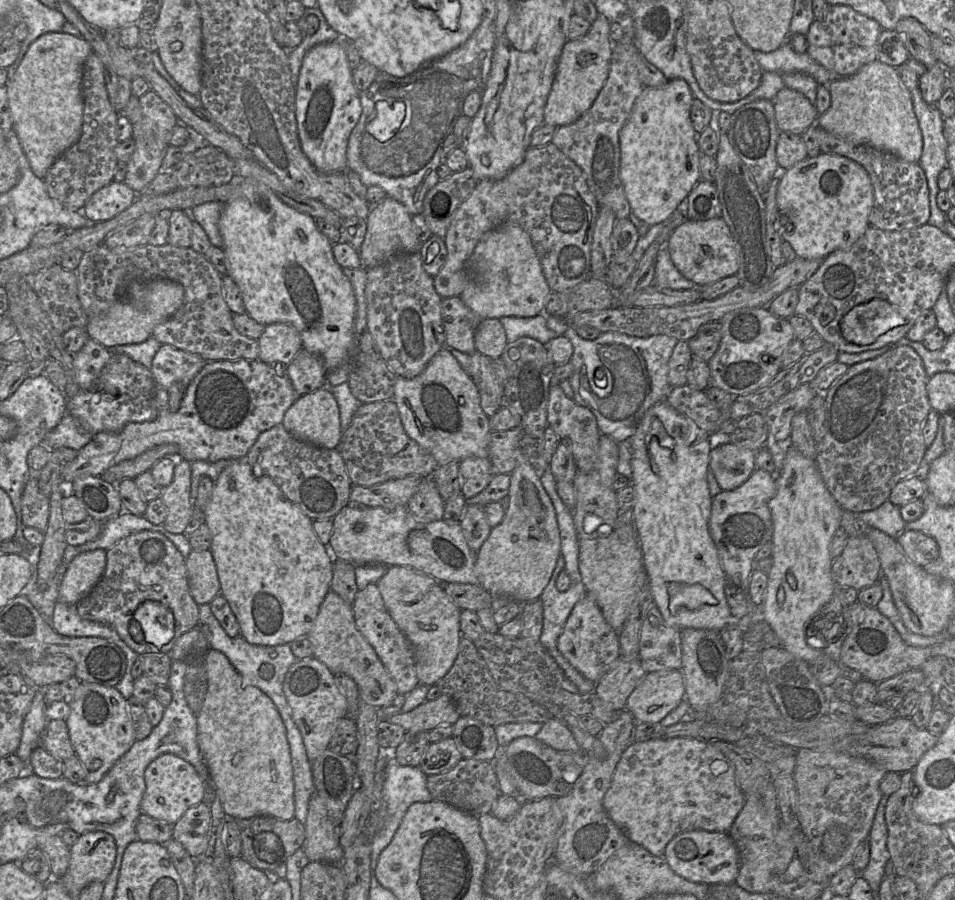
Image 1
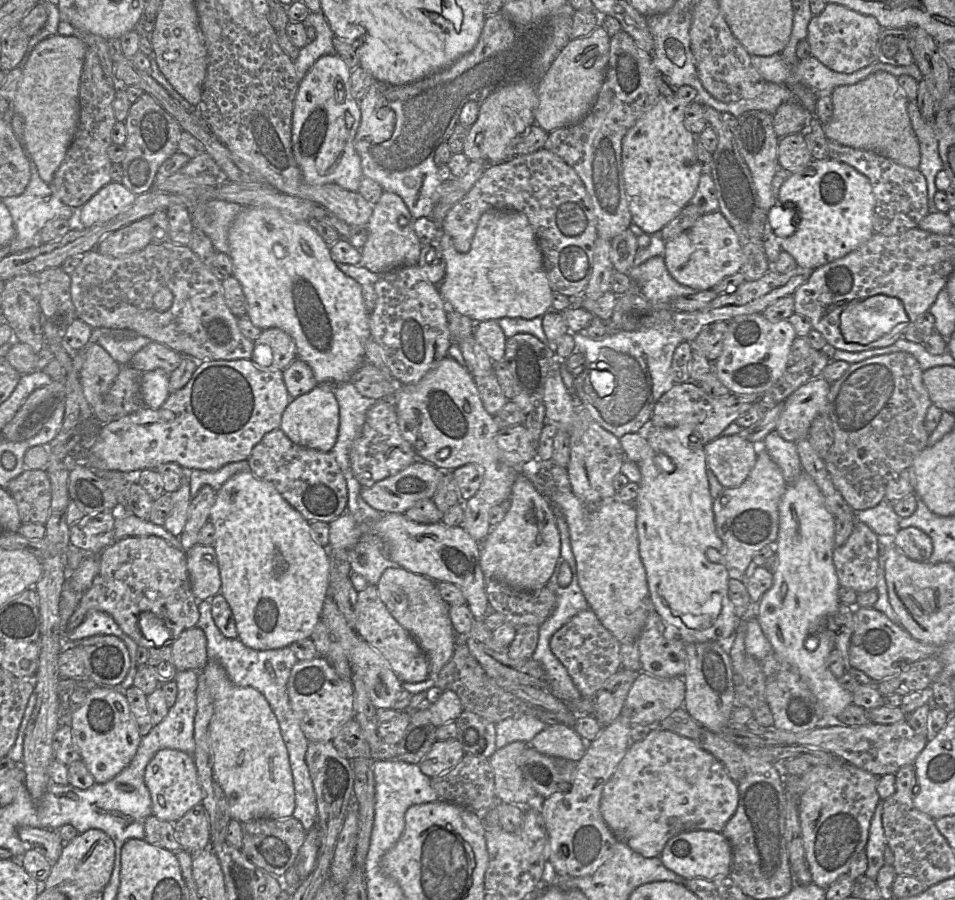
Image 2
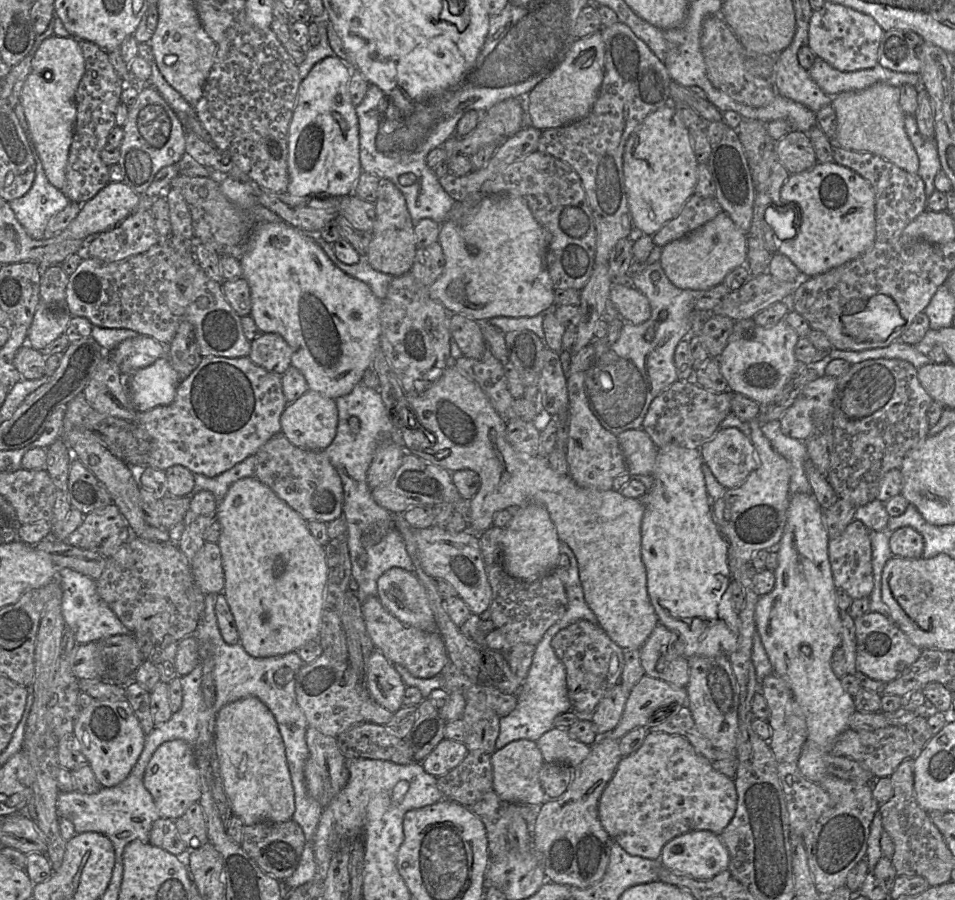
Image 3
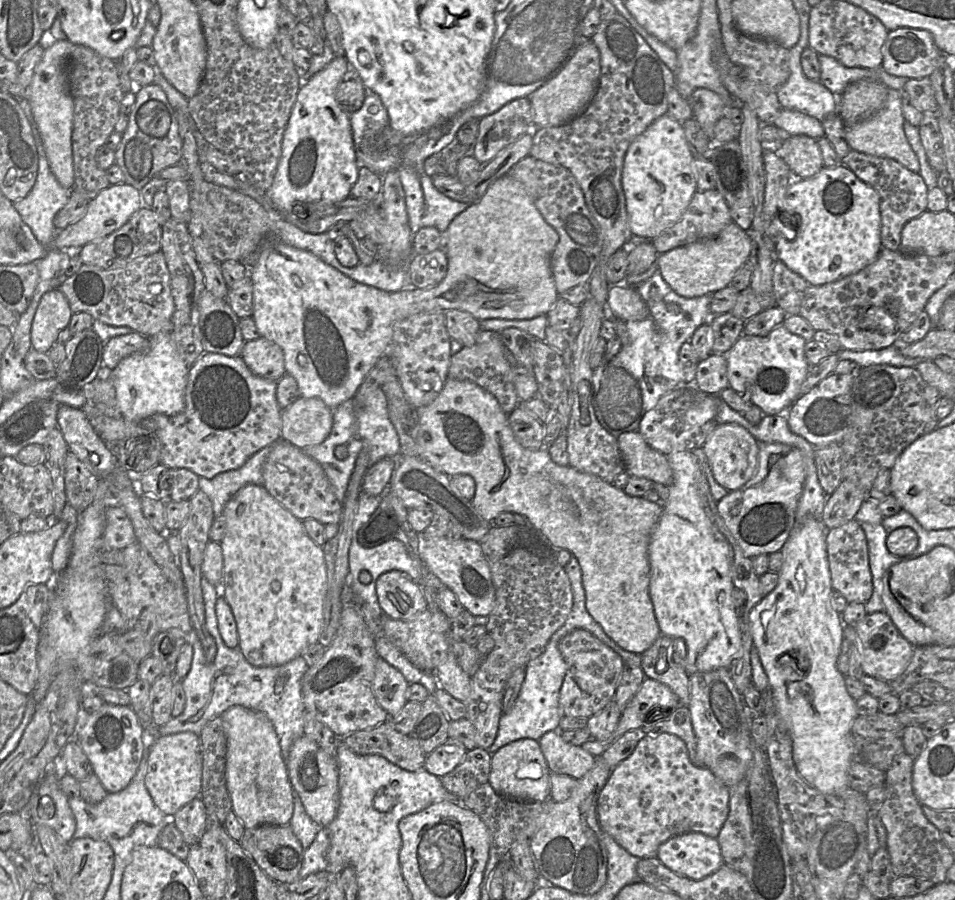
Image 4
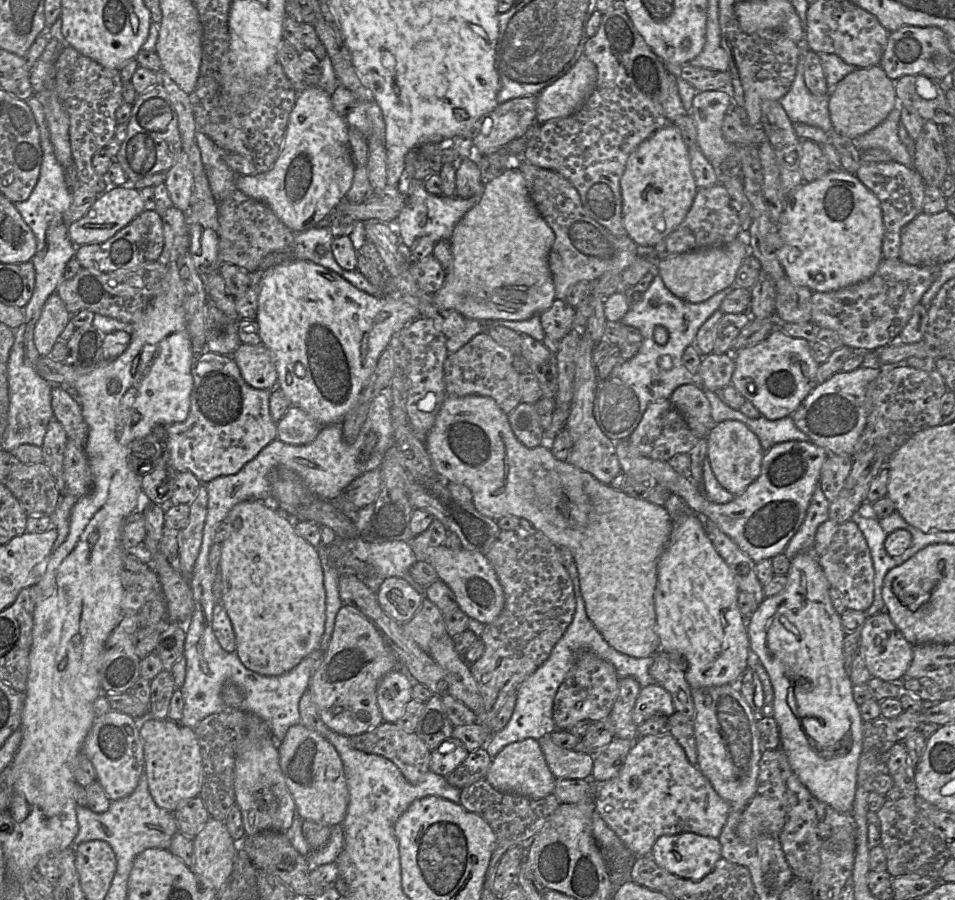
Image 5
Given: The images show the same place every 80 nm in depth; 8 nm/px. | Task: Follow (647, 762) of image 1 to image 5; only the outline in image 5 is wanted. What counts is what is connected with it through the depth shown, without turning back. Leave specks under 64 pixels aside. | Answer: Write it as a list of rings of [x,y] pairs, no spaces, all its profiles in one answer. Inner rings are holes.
[[[665,734],[637,738],[617,775],[599,785],[595,798],[595,810],[636,857],[650,854],[654,843],[663,835],[693,832],[718,838],[730,809],[730,804],[717,794],[698,767],[688,761],[677,740]]]

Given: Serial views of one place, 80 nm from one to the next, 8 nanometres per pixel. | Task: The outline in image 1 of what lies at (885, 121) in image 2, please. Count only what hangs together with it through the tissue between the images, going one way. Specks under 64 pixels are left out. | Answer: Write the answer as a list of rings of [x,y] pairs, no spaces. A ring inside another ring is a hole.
[[[878,59],[863,65],[850,76],[842,76],[828,84],[831,105],[823,114],[819,114],[817,125],[845,140],[864,145],[881,152],[890,153],[900,159],[918,163],[923,149],[922,133],[916,118],[911,92],[902,84],[895,67],[882,63]]]

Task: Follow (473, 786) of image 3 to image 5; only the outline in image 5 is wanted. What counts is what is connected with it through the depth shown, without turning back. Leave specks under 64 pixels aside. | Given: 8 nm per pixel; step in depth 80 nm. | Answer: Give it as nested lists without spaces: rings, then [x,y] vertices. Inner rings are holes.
[[[481,747],[468,753],[466,759],[446,776],[447,782],[459,789],[486,778],[492,758],[485,748]]]

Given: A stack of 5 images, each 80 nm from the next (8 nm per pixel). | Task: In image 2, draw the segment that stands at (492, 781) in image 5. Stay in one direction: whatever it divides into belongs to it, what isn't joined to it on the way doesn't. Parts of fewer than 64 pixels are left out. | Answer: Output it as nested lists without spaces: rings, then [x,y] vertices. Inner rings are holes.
[[[515,741],[497,748],[489,762],[494,774],[494,789],[498,802],[507,804],[533,804],[533,809],[541,806],[539,797],[526,782],[517,759],[528,746],[525,742]]]

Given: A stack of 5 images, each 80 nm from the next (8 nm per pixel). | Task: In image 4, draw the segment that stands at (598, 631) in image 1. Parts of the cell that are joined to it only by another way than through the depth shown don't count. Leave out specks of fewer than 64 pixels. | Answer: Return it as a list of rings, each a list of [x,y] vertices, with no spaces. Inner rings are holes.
[[[582,628],[566,634],[560,640],[558,648],[567,664],[559,695],[563,716],[589,718],[614,699],[623,670],[623,660],[612,648]]]

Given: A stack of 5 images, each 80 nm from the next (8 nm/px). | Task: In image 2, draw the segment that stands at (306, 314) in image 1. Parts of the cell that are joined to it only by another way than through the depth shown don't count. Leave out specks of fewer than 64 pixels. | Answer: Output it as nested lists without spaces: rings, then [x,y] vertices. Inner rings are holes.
[[[247,206],[232,222],[229,233],[229,256],[233,262],[233,276],[240,282],[248,304],[248,312],[254,326],[265,330],[280,328],[291,336],[296,344],[297,358],[307,363],[313,372],[318,386],[336,387],[352,380],[354,373],[366,361],[365,345],[371,339],[370,316],[367,313],[361,285],[353,278],[344,274],[332,258],[331,248],[308,221],[289,221],[277,209],[268,207]]]

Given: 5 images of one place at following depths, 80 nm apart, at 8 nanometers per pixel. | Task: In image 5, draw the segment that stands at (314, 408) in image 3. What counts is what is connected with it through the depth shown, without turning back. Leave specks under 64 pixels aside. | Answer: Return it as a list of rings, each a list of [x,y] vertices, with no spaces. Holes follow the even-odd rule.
[[[291,406],[277,423],[277,438],[290,445],[306,445],[315,440],[321,429],[304,410]]]

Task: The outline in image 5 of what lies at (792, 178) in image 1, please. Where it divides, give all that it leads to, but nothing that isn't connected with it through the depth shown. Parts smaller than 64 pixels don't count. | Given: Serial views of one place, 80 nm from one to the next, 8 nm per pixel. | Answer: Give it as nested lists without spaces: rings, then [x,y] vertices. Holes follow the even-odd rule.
[[[845,170],[830,171],[812,182],[803,182],[786,198],[786,206],[778,222],[783,246],[777,258],[789,280],[813,292],[837,291],[872,277],[883,259],[882,244],[885,227],[879,199],[855,174]]]

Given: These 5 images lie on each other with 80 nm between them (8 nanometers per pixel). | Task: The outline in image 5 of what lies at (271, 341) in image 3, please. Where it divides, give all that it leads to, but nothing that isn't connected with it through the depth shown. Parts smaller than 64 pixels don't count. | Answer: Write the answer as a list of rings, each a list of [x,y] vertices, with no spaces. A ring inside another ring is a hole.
[[[241,343],[231,355],[245,382],[253,388],[273,390],[278,374],[270,351],[262,344]]]

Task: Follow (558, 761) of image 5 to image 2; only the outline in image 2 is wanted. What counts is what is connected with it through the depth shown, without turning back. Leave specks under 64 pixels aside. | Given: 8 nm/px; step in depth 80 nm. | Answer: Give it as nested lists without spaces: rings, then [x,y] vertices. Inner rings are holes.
[[[565,724],[547,725],[528,745],[538,752],[578,762],[585,754],[588,740],[582,739]]]

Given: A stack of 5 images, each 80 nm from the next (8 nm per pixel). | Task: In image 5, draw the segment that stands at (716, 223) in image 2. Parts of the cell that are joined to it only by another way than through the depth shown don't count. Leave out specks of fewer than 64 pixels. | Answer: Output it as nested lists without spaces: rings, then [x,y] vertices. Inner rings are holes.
[[[742,231],[735,240],[724,246],[694,249],[660,259],[658,270],[665,286],[675,296],[687,302],[700,303],[731,286],[748,255],[752,255],[750,236],[748,231]]]

